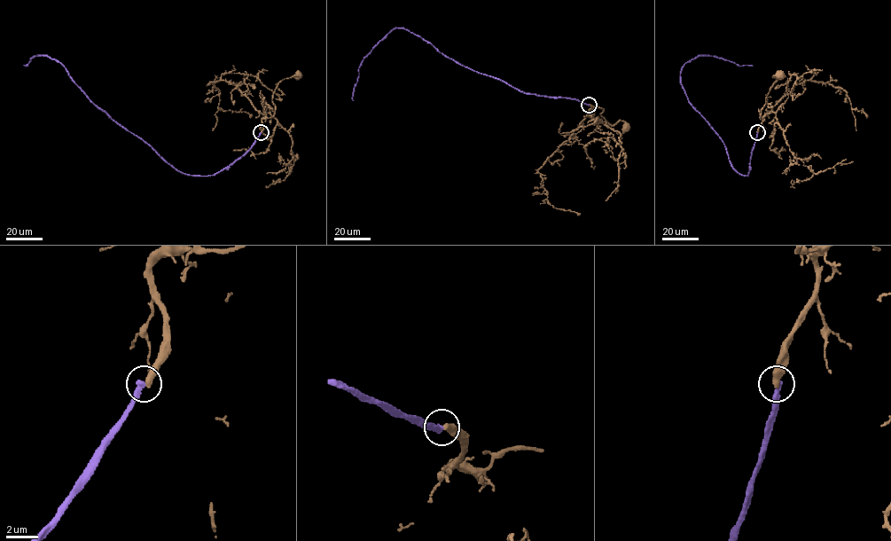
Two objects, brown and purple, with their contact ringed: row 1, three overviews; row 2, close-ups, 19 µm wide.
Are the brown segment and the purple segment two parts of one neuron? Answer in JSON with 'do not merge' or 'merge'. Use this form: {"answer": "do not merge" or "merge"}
{"answer": "do not merge"}

